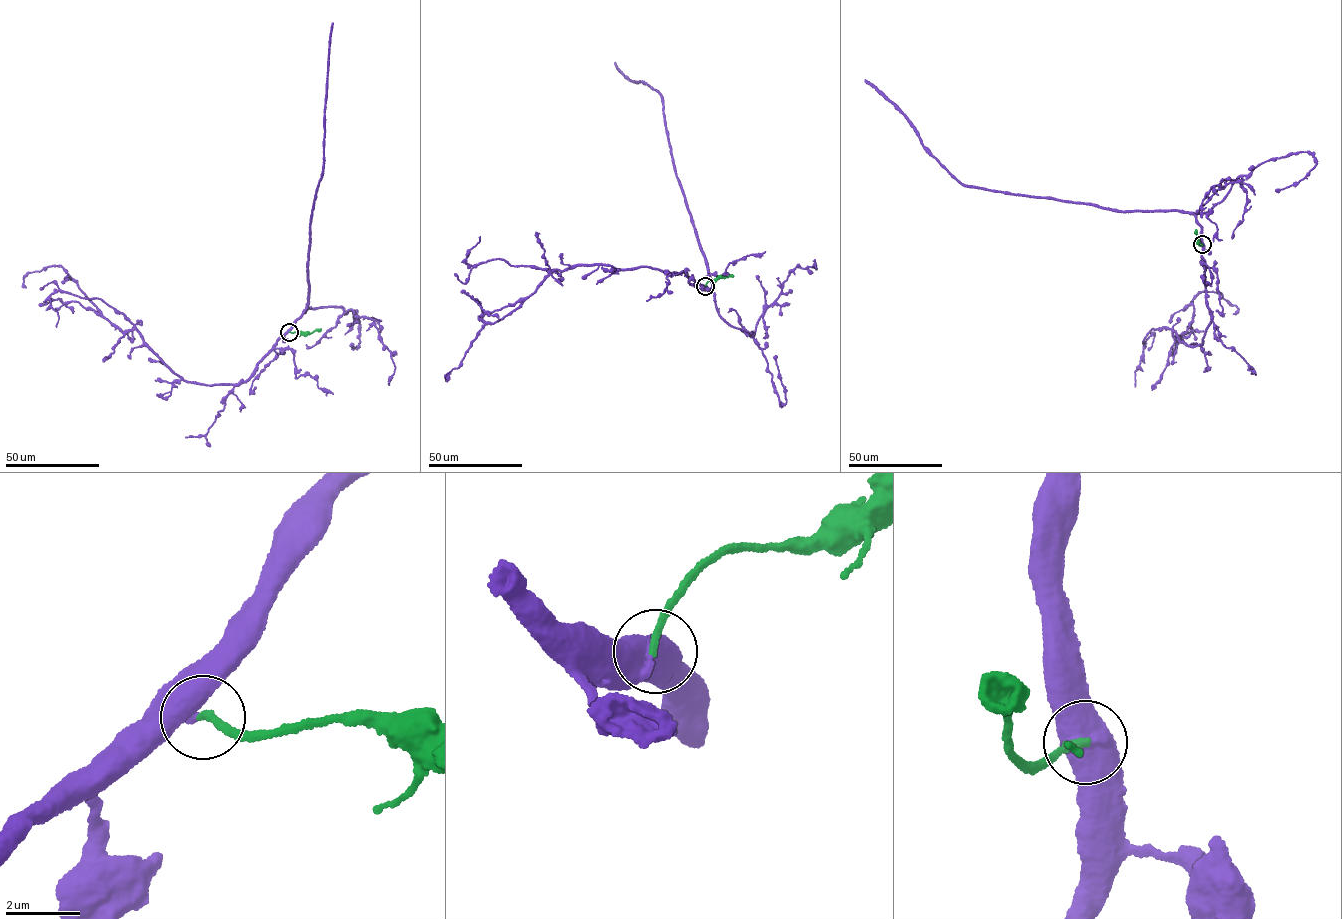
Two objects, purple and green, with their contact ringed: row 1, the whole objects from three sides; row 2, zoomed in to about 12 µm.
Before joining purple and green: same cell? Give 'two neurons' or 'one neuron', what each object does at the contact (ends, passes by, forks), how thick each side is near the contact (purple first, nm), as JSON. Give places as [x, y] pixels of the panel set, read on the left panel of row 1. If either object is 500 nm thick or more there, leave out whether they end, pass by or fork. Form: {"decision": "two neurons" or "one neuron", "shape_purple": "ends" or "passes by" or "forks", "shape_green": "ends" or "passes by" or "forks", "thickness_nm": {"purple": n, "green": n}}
{"decision": "one neuron", "thickness_nm": {"purple": 650, "green": 180}}

